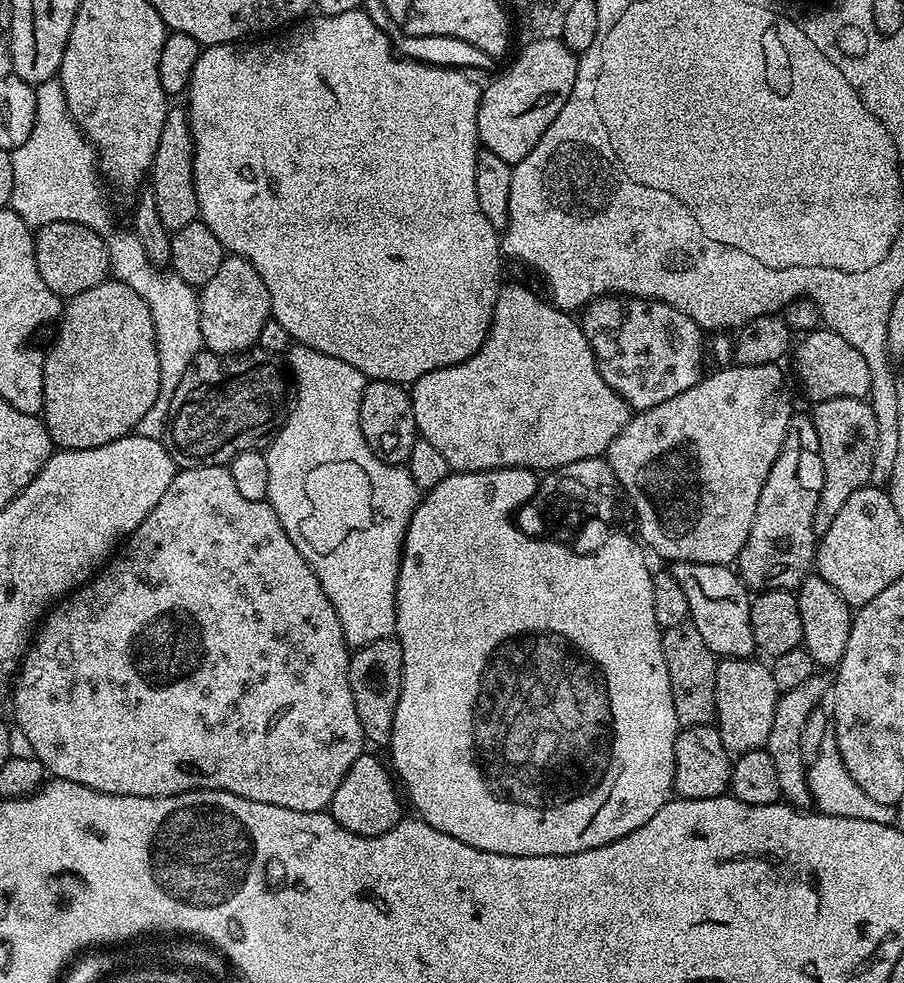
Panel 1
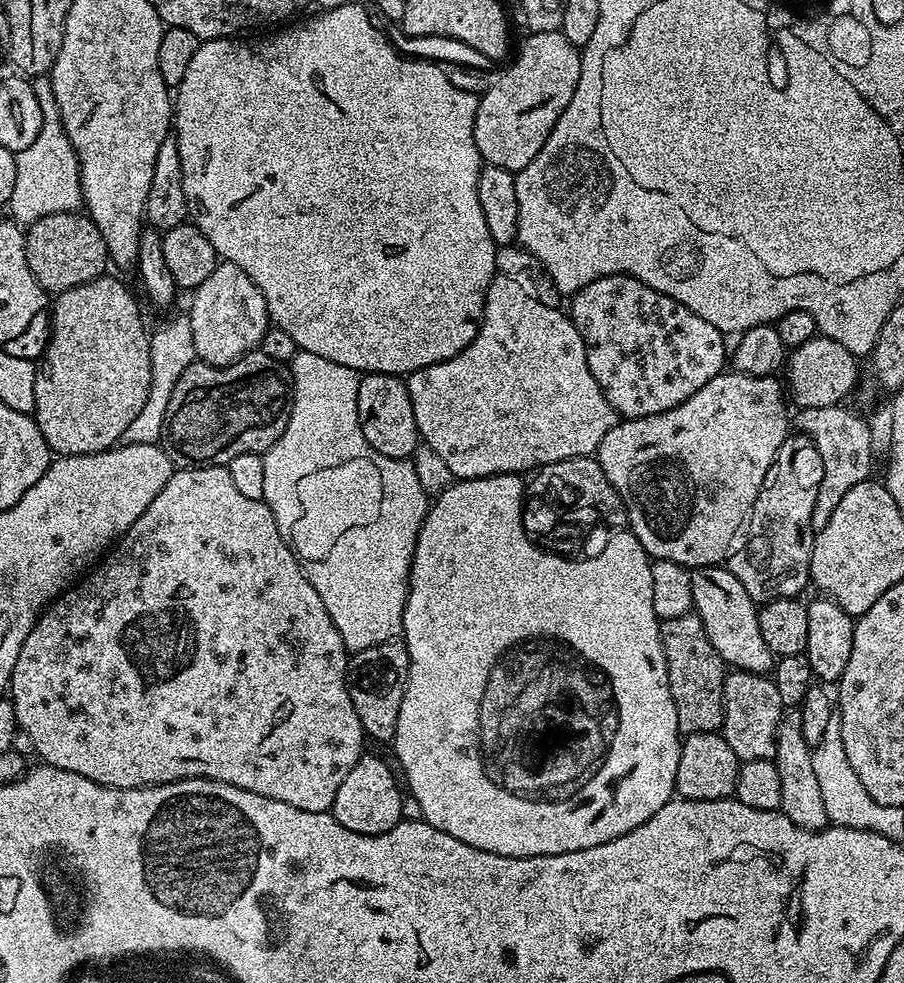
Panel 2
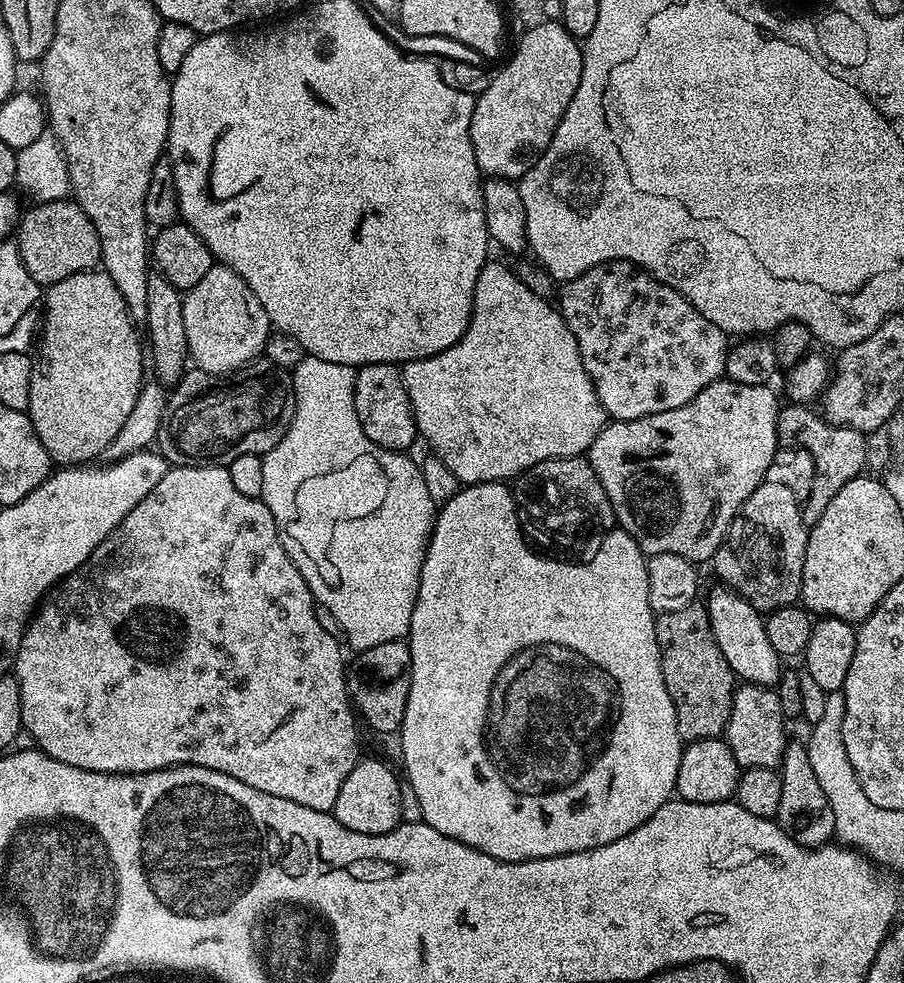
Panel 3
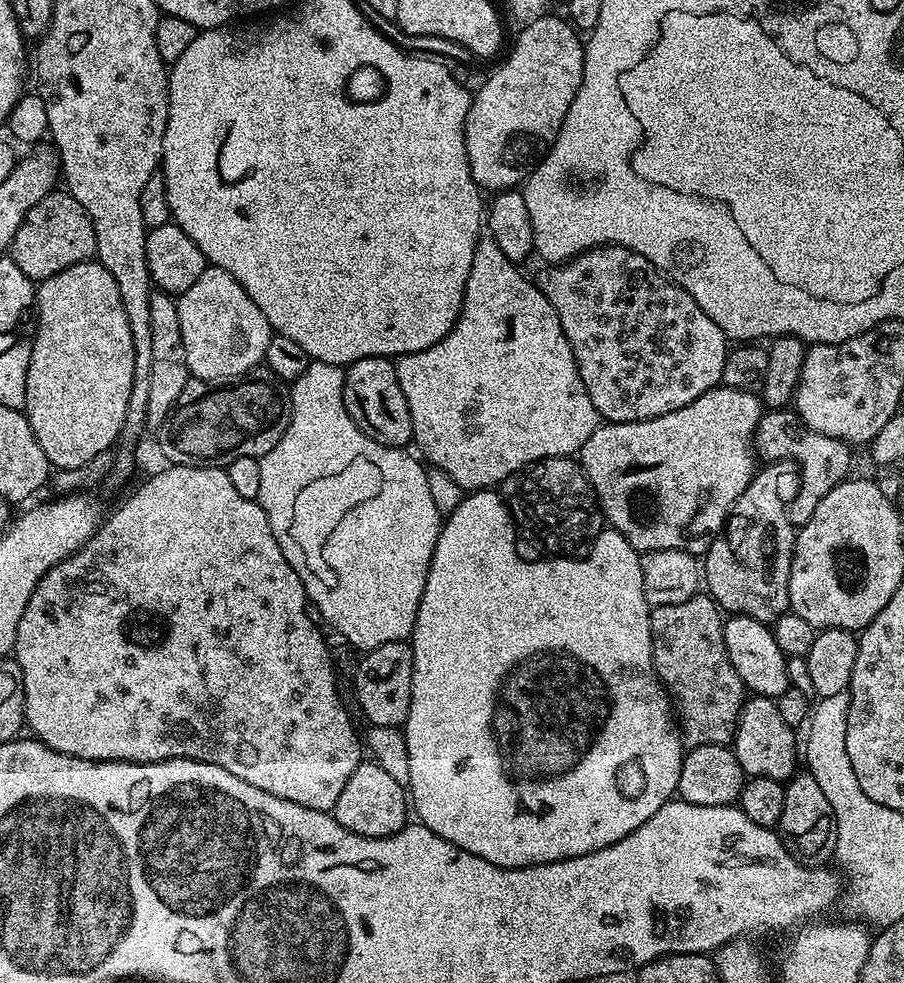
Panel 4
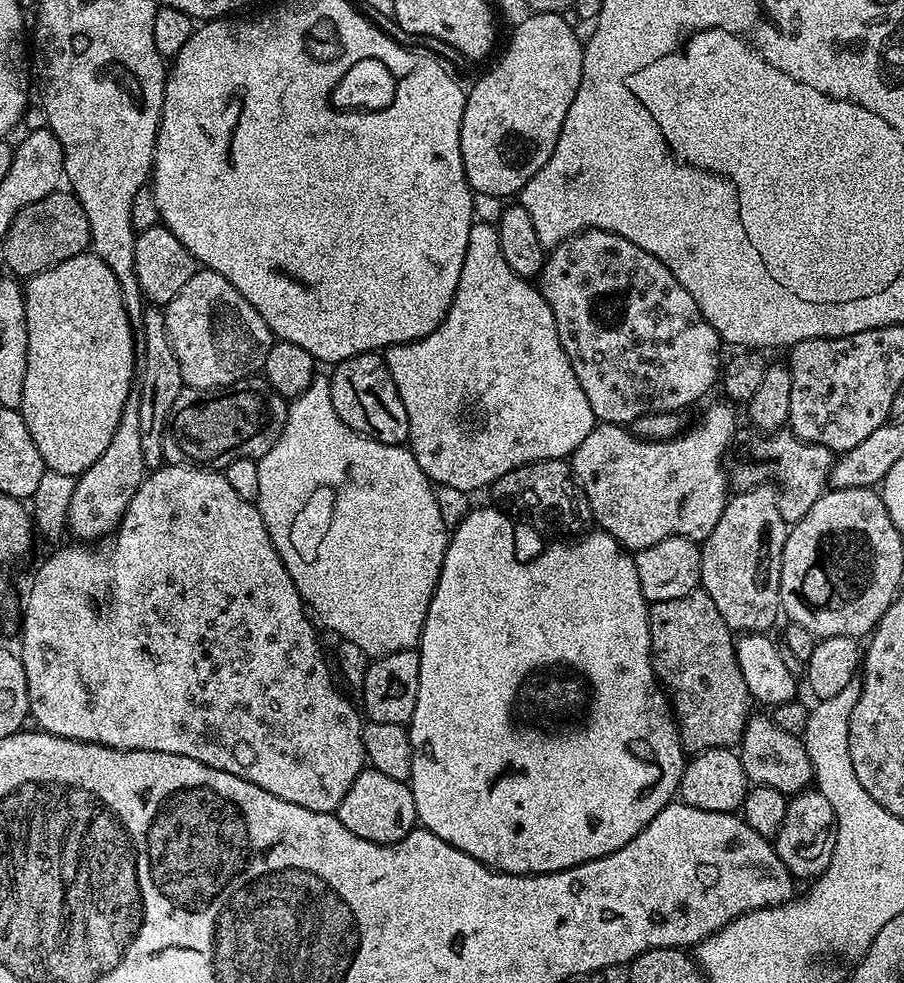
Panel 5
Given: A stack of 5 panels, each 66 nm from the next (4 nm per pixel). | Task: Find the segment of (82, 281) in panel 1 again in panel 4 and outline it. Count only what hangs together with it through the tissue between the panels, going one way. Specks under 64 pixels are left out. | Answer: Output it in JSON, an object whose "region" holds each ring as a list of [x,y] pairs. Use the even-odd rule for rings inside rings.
{"region":[[[53,190],[30,214],[22,218],[18,234],[14,234],[10,255],[13,262],[34,282],[39,282],[96,255],[94,226],[82,206],[66,190]]]}

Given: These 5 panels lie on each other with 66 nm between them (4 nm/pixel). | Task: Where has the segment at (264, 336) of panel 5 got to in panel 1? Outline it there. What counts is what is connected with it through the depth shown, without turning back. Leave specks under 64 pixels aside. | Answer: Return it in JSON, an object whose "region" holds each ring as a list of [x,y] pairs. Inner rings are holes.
{"region":[[[225,255],[222,266],[218,266],[218,274],[199,289],[198,295],[202,338],[207,351],[230,356],[233,352],[248,351],[259,341],[262,326],[271,317],[272,307],[266,282],[262,282],[250,261],[241,256]]]}

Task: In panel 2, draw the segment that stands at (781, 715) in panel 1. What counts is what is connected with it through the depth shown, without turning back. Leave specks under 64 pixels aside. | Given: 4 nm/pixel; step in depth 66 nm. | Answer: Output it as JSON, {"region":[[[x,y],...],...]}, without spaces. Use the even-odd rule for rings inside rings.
{"region":[[[788,710],[780,718],[780,725],[776,731],[775,762],[778,770],[778,779],[782,782],[782,802],[779,811],[783,812],[794,826],[811,832],[821,832],[829,827],[830,821],[826,814],[826,806],[822,802],[822,793],[814,775],[814,762],[812,761],[813,745],[802,738],[802,722],[799,711]]]}

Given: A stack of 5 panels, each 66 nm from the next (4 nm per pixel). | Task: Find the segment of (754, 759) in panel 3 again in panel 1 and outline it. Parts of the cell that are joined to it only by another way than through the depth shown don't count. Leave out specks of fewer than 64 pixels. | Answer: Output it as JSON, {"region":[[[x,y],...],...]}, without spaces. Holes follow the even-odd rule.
{"region":[[[734,656],[721,659],[716,666],[714,727],[732,754],[764,748],[770,738],[770,725],[774,723],[774,706],[778,699],[774,674],[763,659],[756,659]]]}

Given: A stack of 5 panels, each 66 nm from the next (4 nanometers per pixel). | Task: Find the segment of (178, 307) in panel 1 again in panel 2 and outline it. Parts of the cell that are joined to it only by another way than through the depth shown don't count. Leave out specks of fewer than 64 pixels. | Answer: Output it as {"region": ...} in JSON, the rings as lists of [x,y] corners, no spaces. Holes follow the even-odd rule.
{"region":[[[47,75],[37,76],[31,81],[34,95],[42,108],[44,121],[38,138],[26,150],[16,153],[14,194],[10,194],[7,211],[11,219],[21,226],[38,222],[46,214],[75,212],[81,207],[84,195],[80,189],[80,163],[70,138],[66,138],[56,99],[52,93],[52,82]],[[180,314],[165,324],[160,324],[150,336],[150,394],[146,394],[146,403],[142,411],[130,421],[130,426],[122,433],[120,444],[155,444],[164,435],[166,406],[170,406],[170,394],[182,378],[182,370],[197,359],[194,350],[194,334],[190,334],[190,322],[187,315]]]}

